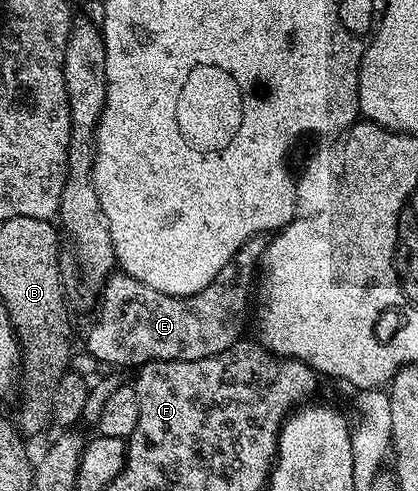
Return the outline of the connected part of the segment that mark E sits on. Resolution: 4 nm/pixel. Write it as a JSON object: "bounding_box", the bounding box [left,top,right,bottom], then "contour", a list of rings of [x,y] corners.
{"bounding_box":[84,234,268,368],"contour":[[[255,234],[202,292],[185,298],[158,292],[123,272],[109,274],[98,299],[96,319],[89,324],[84,338],[89,352],[98,361],[109,362],[112,368],[139,368],[145,362],[166,360],[202,360],[226,352],[245,337],[244,325],[250,322],[260,257],[268,243],[264,234]]]}

